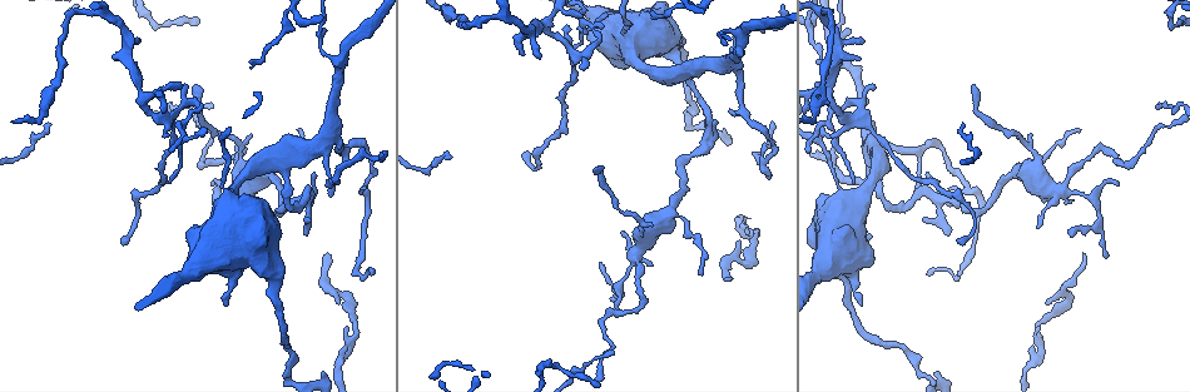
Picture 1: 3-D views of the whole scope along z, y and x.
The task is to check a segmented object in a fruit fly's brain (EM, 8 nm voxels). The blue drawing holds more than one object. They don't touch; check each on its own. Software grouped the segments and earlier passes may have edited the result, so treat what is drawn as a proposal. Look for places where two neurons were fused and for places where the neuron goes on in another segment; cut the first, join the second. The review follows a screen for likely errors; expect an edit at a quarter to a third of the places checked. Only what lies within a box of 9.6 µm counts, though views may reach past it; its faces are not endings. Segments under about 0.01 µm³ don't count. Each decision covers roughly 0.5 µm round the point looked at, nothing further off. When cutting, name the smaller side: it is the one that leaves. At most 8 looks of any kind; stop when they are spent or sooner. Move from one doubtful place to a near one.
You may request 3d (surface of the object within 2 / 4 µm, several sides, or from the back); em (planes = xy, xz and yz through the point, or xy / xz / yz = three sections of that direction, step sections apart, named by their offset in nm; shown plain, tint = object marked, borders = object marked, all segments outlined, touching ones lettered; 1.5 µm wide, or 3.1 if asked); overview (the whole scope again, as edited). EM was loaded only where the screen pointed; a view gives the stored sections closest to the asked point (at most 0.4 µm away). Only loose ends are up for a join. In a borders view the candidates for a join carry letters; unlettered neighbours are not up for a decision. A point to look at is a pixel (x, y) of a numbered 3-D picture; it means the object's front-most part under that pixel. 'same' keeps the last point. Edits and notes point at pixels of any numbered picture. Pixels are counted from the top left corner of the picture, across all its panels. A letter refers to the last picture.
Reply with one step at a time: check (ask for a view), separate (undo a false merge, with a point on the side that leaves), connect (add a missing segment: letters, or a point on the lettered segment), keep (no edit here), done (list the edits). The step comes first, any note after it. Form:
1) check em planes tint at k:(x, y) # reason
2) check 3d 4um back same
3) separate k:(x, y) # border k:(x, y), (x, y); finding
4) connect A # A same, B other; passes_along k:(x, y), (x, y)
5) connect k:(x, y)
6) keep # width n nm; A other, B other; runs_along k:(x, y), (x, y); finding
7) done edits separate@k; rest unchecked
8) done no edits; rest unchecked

check 3d 2um back at 1:(326, 253) # branch stops here

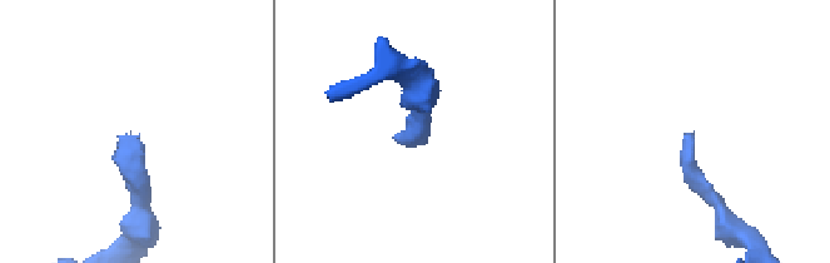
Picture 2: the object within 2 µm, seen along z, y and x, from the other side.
check em xz step 8 tint at 2:(687, 133) # shape alone is not enough

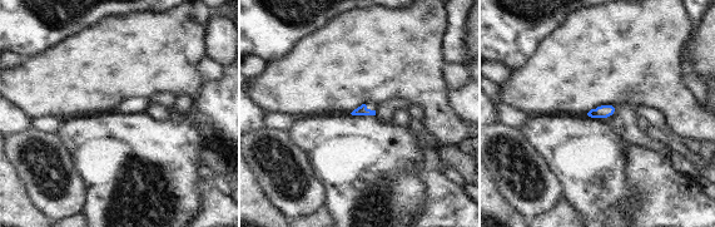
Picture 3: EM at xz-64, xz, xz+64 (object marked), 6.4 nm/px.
check em planes borders same # another direction

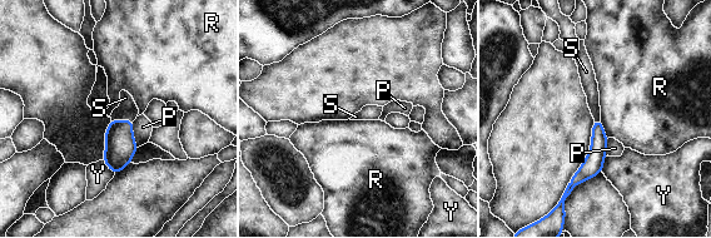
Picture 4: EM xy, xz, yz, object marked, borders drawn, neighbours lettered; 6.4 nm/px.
connect S # width 110 nm; P other, R other, S same, Y other; passes_along 4:(120, 147), (122, 119), (127, 109); it goes on there

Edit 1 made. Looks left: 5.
check em planes borders at 1:(937, 198) # branch point

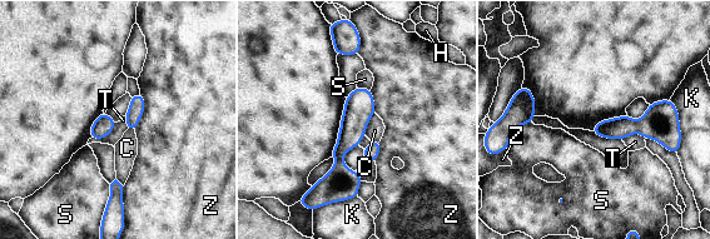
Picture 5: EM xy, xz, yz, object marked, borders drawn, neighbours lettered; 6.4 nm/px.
keep # width 130 nm; C other, H other, K other, S other, T other, Z other; runs_along 5:(361, 90), (339, 152), (351, 195); one neuron here

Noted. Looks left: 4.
check em yz step 8 tint at 1:(298, 129) # free end

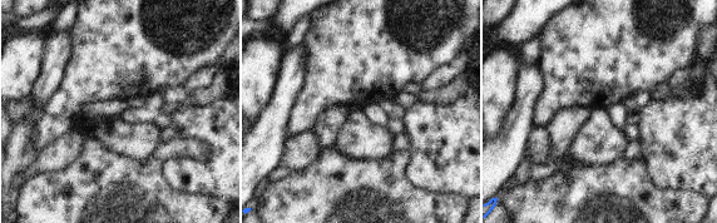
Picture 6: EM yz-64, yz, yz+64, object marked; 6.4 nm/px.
check em planes borders same

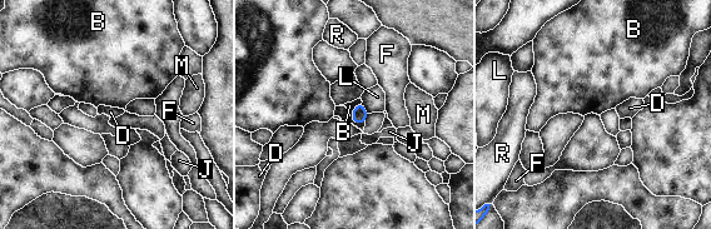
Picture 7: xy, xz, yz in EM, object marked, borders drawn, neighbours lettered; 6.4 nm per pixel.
keep # width 100 nm; B other, D other, F other, J other, L other, M other, R other; border 7:(362, 101), (352, 111), (357, 125); no lettered segment goes on from it

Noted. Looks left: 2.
done edits connect@4; rest unchecked

